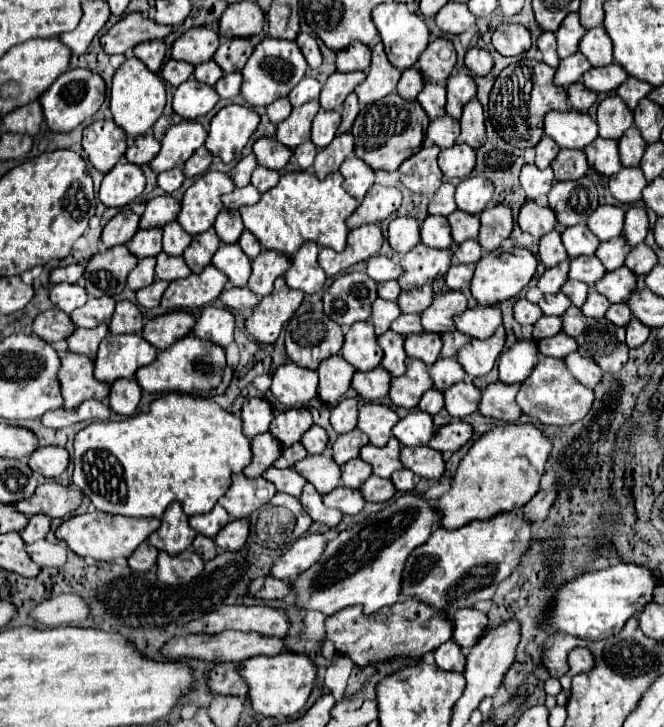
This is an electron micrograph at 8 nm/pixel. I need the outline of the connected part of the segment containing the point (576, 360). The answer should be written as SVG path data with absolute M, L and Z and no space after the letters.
M570 353L566 359L566 365L568 369L572 371L572 375L586 387L594 389L600 379L602 379L602 369L596 365L596 361L592 359L586 359L586 357L580 357L580 353Z

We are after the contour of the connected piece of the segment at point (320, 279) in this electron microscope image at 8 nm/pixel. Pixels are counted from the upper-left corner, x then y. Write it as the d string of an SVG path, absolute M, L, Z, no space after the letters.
M312 241L304 243L292 259L290 269L286 271L284 279L290 289L300 289L302 293L318 293L326 283L326 273L318 265L318 251L320 247Z

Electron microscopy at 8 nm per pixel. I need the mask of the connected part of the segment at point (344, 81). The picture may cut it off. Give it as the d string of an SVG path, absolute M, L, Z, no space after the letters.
M336 71L334 75L330 75L320 93L320 107L326 111L338 109L344 103L344 99L354 91L354 87L364 81L364 77L366 73L362 71L352 71L352 73Z

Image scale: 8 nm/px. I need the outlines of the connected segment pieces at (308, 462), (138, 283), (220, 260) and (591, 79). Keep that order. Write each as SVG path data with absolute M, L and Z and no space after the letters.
M308 455L298 461L294 469L312 483L320 495L326 495L340 485L340 467L330 455Z
M154 257L140 259L138 265L136 265L136 267L130 271L130 275L128 275L128 287L134 289L134 291L138 291L138 289L142 289L142 287L152 285L152 283L156 281L156 271L154 271L154 267L156 267L156 259L154 259Z
M220 245L216 251L212 265L228 275L234 287L244 287L250 279L250 259L240 249L240 245Z
M612 63L606 67L592 67L590 71L584 73L582 81L594 93L610 93L610 91L616 91L626 77L628 75L624 73L624 69L616 63Z

